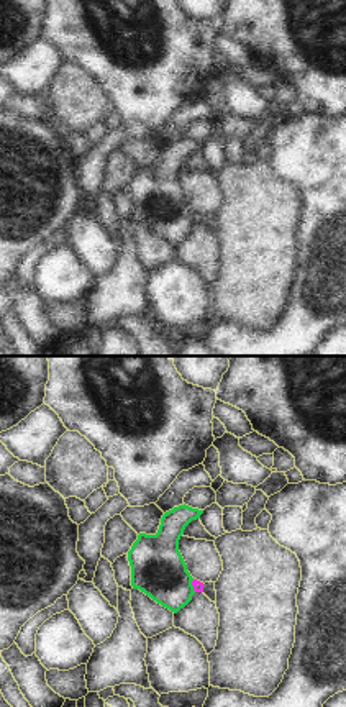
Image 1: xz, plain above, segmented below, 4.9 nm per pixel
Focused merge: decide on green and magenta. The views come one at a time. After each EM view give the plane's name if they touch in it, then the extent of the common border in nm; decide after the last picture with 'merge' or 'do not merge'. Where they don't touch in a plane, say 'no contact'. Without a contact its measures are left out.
xz | 70 nm

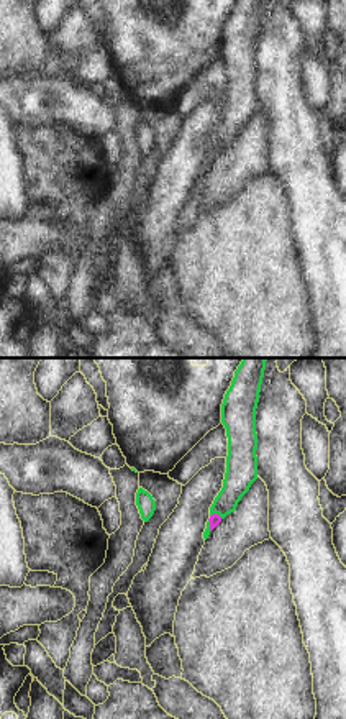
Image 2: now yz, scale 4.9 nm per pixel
yz | 70 nm

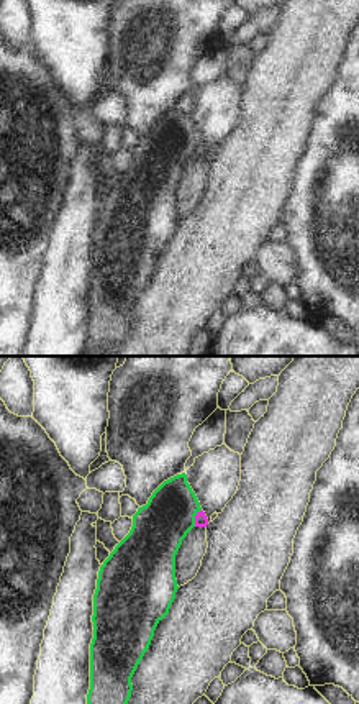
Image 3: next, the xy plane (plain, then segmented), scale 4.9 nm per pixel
xy | 90 nm

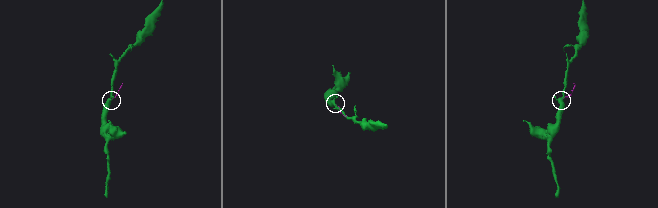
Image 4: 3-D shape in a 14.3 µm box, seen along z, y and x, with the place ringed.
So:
do not merge

